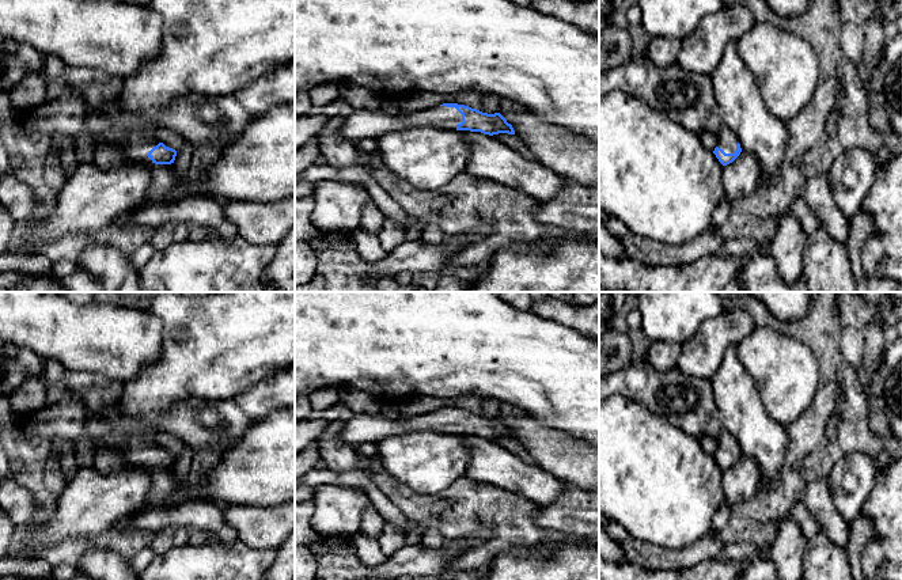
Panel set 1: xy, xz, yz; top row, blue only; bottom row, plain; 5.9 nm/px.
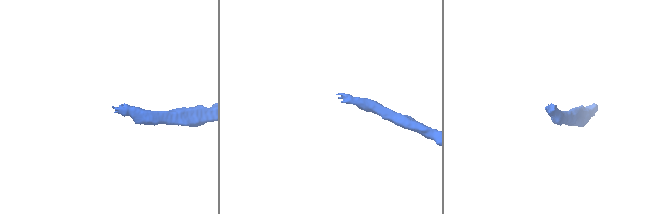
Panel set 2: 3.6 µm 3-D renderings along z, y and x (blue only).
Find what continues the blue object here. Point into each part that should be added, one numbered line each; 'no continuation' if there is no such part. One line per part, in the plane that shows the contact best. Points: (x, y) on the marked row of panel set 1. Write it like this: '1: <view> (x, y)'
1: xz (362, 124)

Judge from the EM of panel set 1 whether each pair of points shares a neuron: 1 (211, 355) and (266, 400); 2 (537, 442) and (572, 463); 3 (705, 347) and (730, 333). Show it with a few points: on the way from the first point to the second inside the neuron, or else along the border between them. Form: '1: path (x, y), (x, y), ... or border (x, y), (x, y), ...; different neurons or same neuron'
1: border (279, 370), (242, 390), (231, 400); different neurons
2: path (545, 444), (564, 457); same neuron
3: path (711, 341), (719, 333), (724, 333); same neuron

